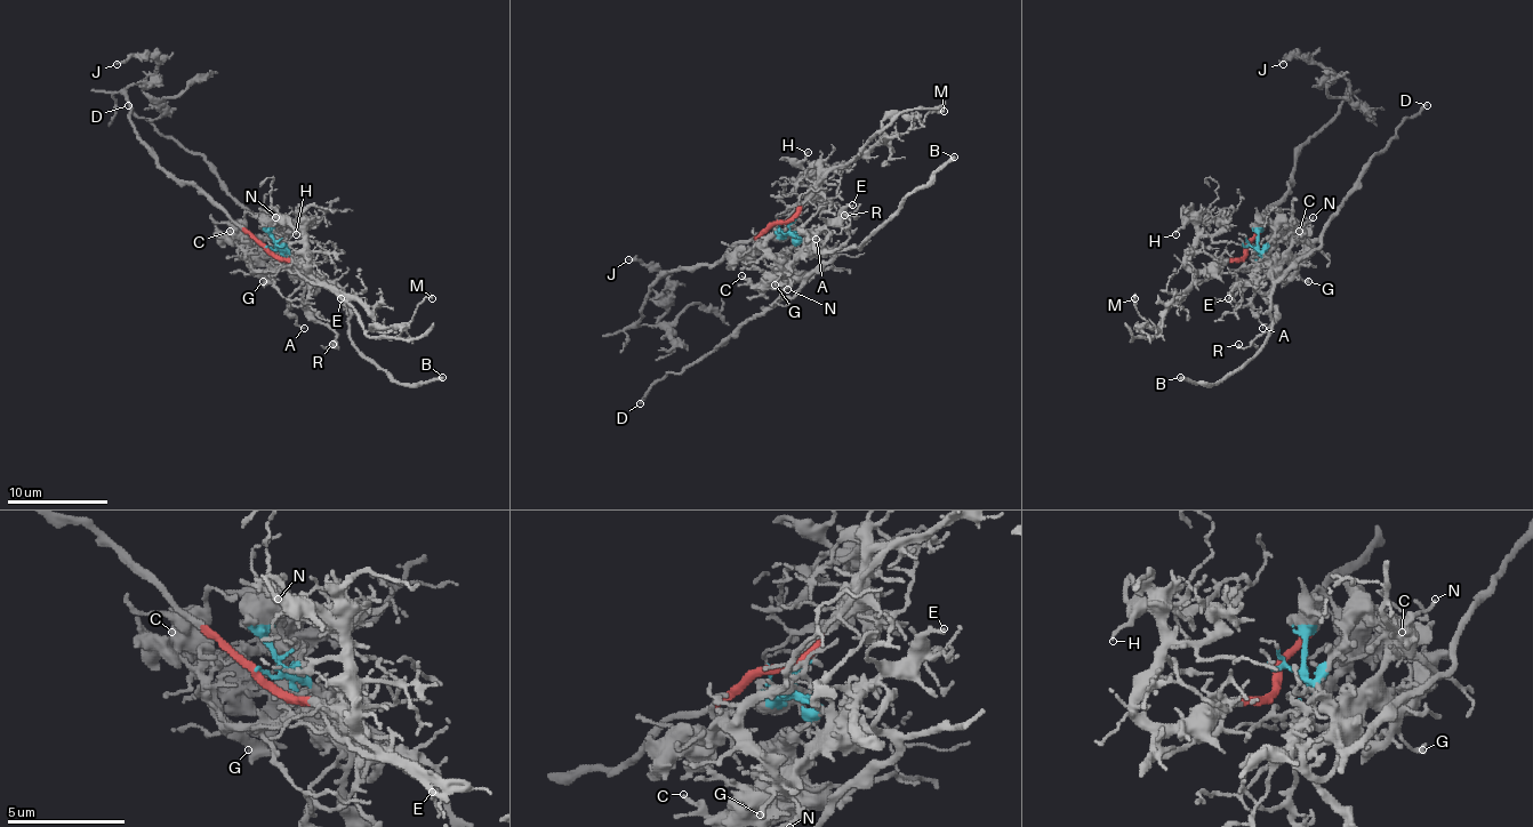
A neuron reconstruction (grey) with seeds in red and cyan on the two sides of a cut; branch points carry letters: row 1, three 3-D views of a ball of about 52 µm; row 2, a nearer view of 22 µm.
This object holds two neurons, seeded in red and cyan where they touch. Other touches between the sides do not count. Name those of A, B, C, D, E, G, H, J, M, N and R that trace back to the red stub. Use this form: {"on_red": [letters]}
{"on_red": ["H", "J", "M"]}

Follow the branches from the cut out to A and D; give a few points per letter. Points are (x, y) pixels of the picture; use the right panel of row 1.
A: (1245, 246), (1255, 249), (1258, 254), (1255, 264), (1260, 269), (1253, 312), (1263, 327)
D: (1245, 246), (1255, 249), (1274, 279), (1289, 272), (1322, 243), (1324, 226), (1397, 128), (1427, 105)

